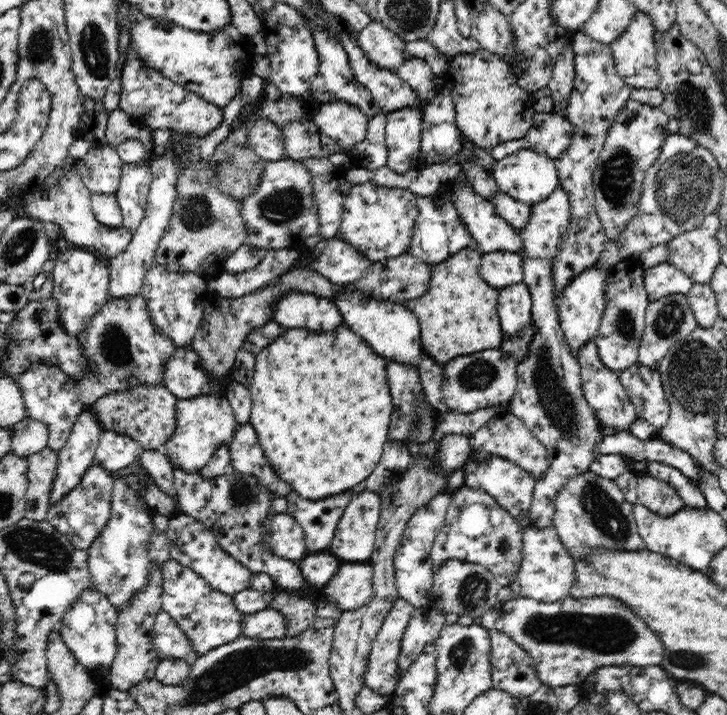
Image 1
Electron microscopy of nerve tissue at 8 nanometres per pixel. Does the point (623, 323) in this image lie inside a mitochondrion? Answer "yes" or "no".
yes

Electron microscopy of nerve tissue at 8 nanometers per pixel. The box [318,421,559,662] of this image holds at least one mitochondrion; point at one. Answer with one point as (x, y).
(474, 589)

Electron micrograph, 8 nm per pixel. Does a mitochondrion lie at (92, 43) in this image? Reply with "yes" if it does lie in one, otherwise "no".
yes

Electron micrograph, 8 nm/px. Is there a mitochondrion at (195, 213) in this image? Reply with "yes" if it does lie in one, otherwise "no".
yes

